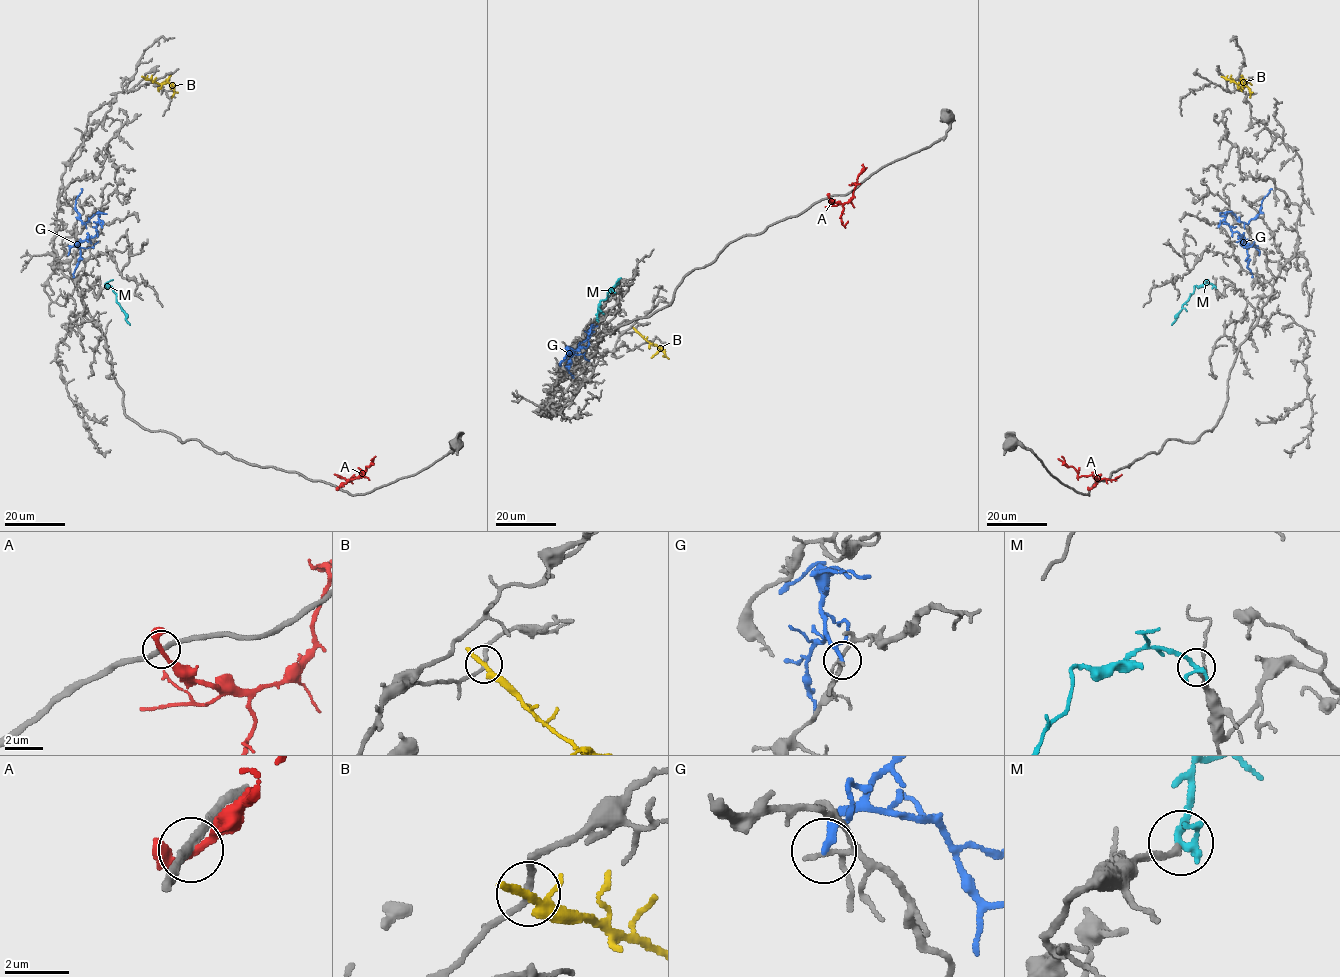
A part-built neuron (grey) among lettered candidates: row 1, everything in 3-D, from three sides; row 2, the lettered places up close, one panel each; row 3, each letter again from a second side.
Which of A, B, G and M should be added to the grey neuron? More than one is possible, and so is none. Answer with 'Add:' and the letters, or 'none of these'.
Add: M

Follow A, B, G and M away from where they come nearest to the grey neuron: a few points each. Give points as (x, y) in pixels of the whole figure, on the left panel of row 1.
A: (337, 488), (361, 475), (364, 477), (366, 467), (376, 456)
B: (144, 77), (159, 83), (168, 82), (173, 87), (171, 98)
G: (102, 227), (99, 212), (85, 223), (79, 219), (75, 199), (82, 188)
M: (105, 286), (106, 283), (116, 295), (116, 302), (129, 325)

